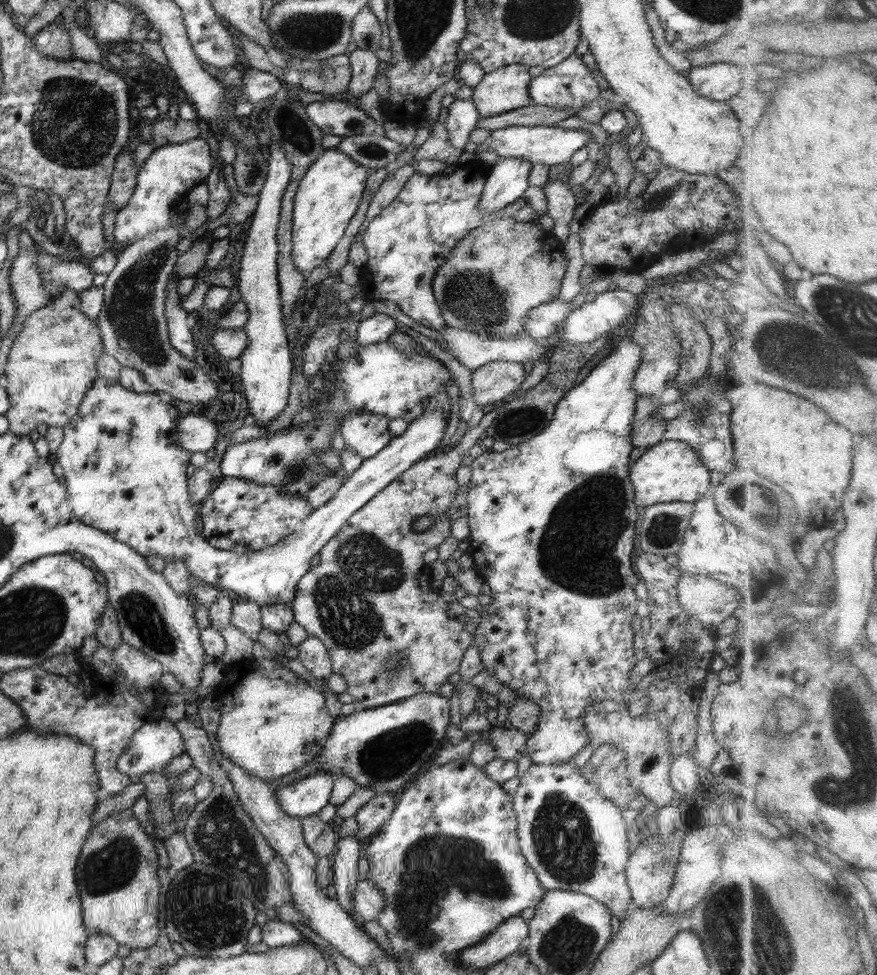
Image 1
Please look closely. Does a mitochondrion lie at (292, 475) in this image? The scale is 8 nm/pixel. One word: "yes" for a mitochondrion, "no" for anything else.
yes

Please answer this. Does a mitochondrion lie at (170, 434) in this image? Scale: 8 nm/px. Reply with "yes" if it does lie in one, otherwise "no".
no

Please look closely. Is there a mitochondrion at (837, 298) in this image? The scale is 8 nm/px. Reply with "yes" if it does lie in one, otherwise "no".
yes

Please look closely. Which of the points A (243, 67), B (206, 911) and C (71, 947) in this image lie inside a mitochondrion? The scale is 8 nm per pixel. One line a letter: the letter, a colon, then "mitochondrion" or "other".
A: other
B: mitochondrion
C: other

